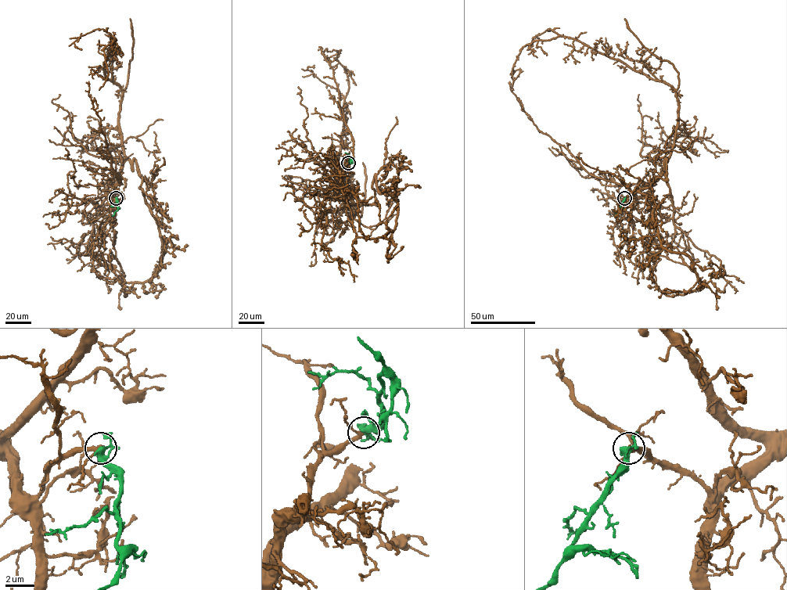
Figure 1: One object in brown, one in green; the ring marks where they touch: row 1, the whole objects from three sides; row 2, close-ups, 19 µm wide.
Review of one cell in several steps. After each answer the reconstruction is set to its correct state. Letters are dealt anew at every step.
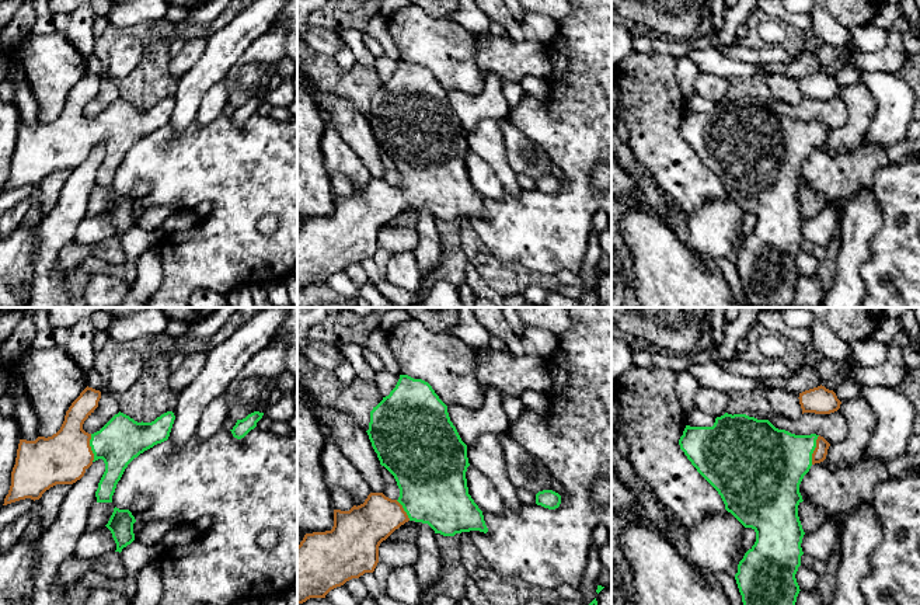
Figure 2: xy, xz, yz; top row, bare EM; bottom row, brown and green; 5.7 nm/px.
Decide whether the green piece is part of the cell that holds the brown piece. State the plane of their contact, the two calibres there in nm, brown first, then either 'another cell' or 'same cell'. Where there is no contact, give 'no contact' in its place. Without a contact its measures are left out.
yz | 80/380 nm | same cell

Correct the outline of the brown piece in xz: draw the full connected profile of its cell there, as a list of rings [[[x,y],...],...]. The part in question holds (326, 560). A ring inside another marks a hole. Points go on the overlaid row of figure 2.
[[[400,375],[390,394],[370,411],[366,432],[380,465],[394,476],[400,497],[391,500],[383,493],[370,493],[363,504],[349,511],[334,510],[331,531],[304,535],[297,546],[297,605],[310,598],[325,598],[346,581],[373,573],[380,543],[408,521],[428,524],[443,536],[488,532],[482,511],[468,494],[467,445],[450,421],[447,406],[428,382]]]

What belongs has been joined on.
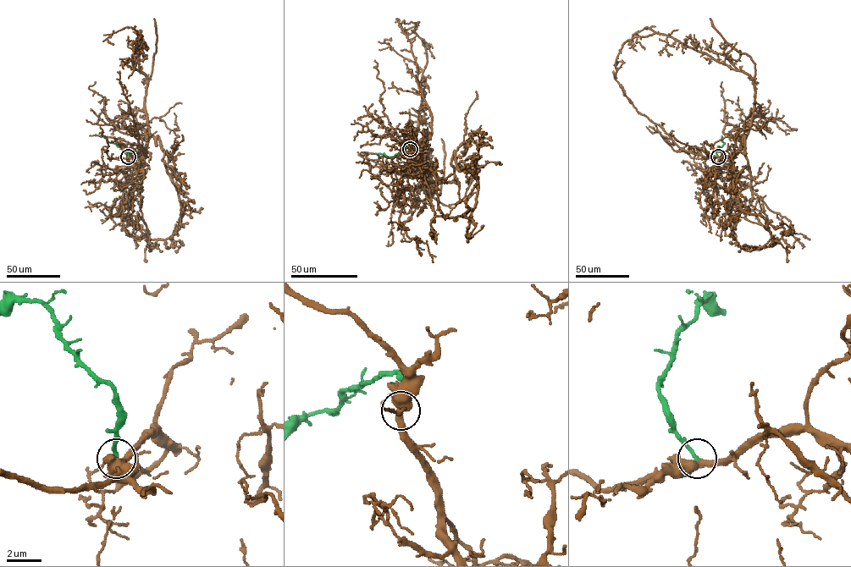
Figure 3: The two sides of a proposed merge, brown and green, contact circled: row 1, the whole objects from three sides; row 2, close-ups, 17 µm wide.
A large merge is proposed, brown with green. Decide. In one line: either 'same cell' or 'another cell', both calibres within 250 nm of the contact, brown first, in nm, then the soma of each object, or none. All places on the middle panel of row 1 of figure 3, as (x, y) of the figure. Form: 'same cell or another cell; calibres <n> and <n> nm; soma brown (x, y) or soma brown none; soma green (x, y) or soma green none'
same cell; calibres 440 and 260 nm; soma brown none; soma green none

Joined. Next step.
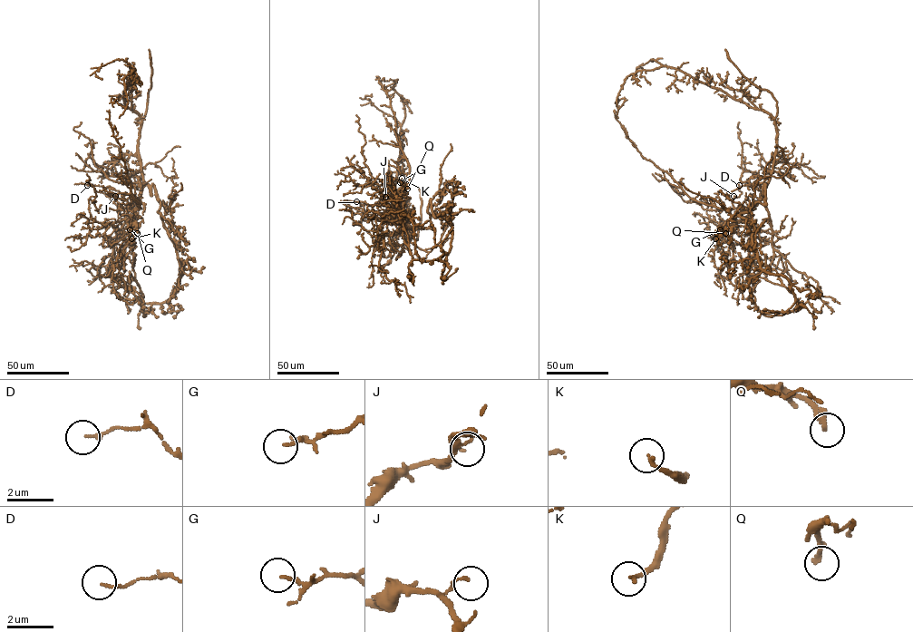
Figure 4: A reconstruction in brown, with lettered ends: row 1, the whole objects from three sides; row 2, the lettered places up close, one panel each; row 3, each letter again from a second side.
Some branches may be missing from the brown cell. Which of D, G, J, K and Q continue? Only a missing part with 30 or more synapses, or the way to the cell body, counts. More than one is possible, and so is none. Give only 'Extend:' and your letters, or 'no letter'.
Extend: no letter

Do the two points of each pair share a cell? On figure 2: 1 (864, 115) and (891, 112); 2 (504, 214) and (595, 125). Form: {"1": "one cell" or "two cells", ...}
{"1": "two cells", "2": "one cell"}

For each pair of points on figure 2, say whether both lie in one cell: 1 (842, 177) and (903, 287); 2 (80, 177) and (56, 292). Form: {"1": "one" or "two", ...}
{"1": "two", "2": "one"}

